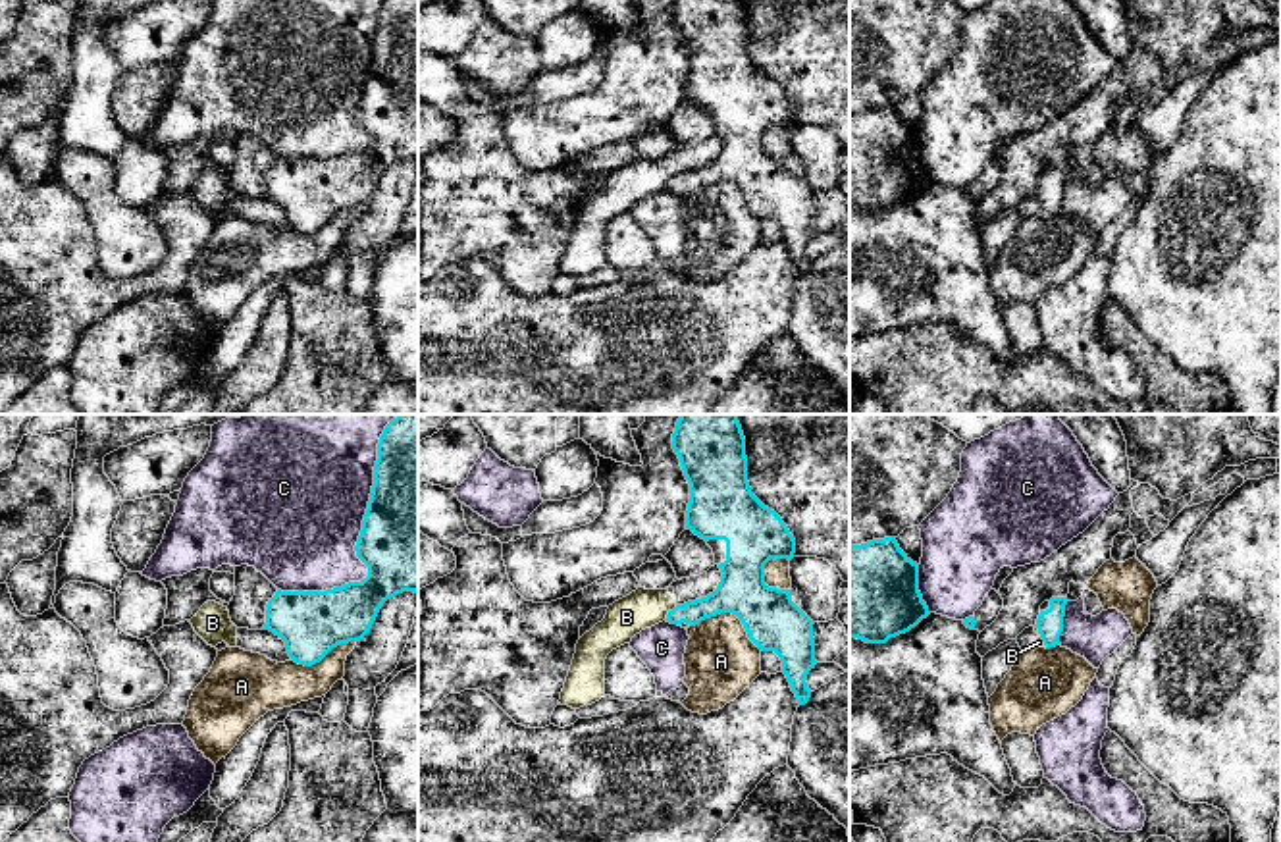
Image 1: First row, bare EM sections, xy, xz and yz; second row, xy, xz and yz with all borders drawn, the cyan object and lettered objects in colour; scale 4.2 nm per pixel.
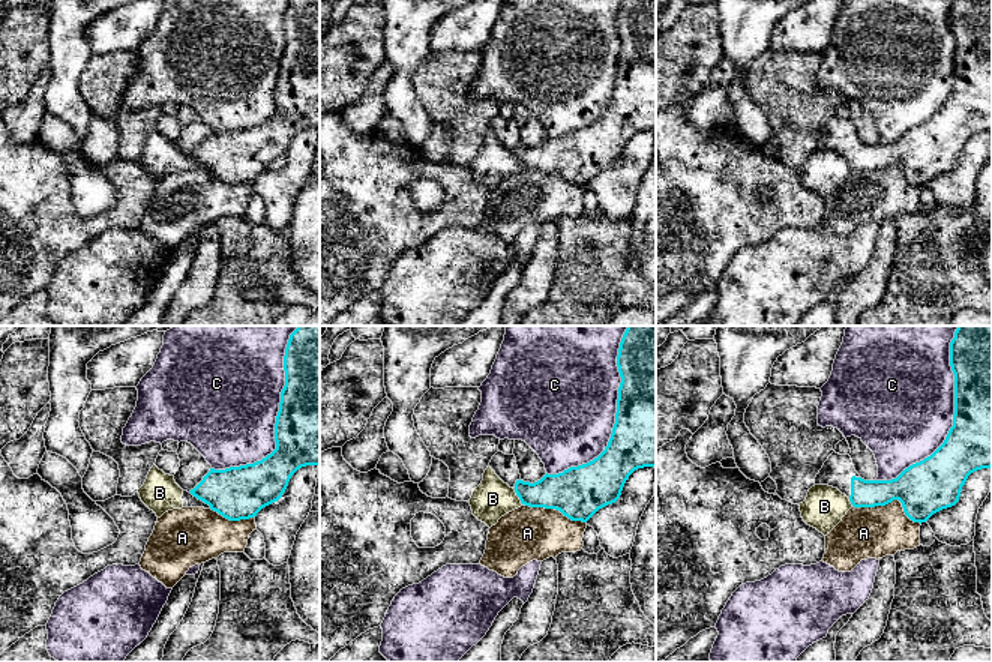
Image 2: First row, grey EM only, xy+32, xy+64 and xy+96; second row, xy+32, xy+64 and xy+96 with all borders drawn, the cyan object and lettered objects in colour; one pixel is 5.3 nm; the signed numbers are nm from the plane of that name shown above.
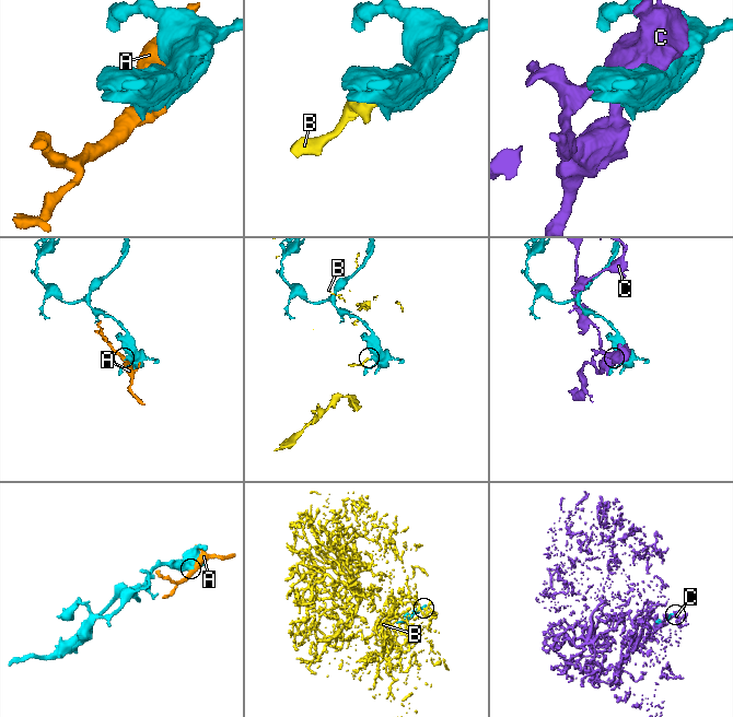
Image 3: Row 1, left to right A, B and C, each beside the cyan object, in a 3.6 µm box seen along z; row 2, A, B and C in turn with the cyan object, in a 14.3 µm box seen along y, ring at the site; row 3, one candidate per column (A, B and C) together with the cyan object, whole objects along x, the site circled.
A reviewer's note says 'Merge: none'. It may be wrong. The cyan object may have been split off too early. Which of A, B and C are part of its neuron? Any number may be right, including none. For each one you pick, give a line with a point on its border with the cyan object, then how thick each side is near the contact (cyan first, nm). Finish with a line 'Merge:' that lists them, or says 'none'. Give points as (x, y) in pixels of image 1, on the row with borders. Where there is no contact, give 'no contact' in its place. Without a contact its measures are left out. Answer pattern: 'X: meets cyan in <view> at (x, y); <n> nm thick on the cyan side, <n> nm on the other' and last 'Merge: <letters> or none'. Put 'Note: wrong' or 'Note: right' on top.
Note: right
Merge: none

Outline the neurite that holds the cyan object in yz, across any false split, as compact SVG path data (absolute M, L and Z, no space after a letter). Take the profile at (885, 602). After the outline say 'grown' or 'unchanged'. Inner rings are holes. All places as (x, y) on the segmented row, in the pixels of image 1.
M896 538L850 545L850 638L886 644L915 628L928 615L919 592L919 565L900 549Z; unchanged

